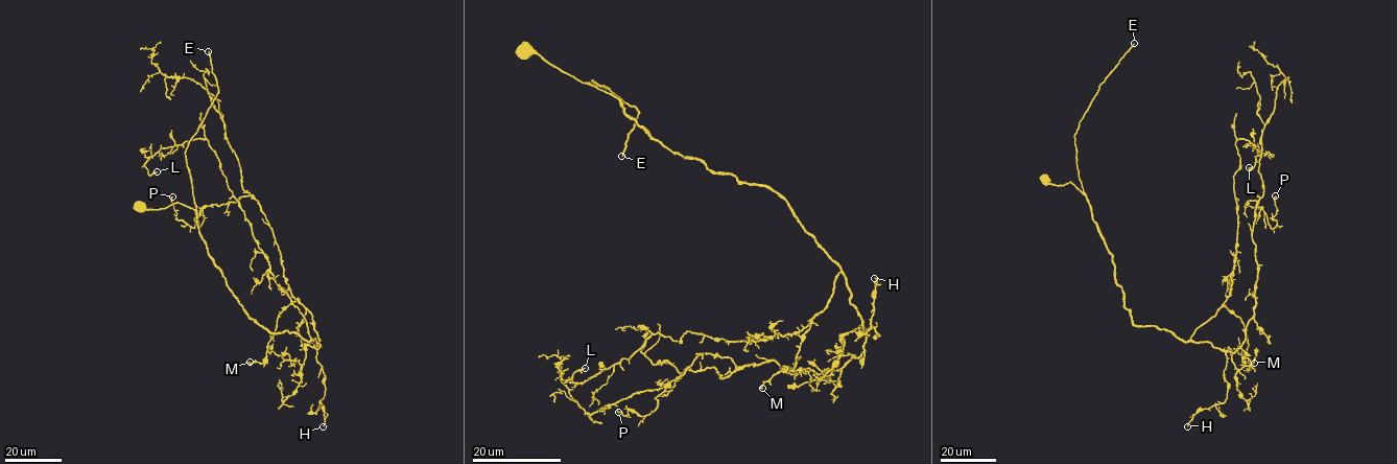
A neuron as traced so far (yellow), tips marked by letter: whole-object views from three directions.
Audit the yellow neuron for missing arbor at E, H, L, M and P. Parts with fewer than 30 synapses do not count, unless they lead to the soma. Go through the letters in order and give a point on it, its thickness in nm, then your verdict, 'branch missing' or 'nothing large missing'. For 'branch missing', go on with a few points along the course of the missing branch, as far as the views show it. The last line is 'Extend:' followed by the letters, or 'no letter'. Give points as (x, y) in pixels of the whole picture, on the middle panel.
E: (621, 156) | 150 nm | branch missing | (621, 156), (619, 179), (633, 186), (810, 161), (861, 193), (906, 202)
H: (874, 278) | 100 nm | nothing large missing
L: (585, 368) | 130 nm | nothing large missing
M: (762, 388) | 120 nm | nothing large missing
P: (618, 412) | 140 nm | nothing large missing
Extend: E

